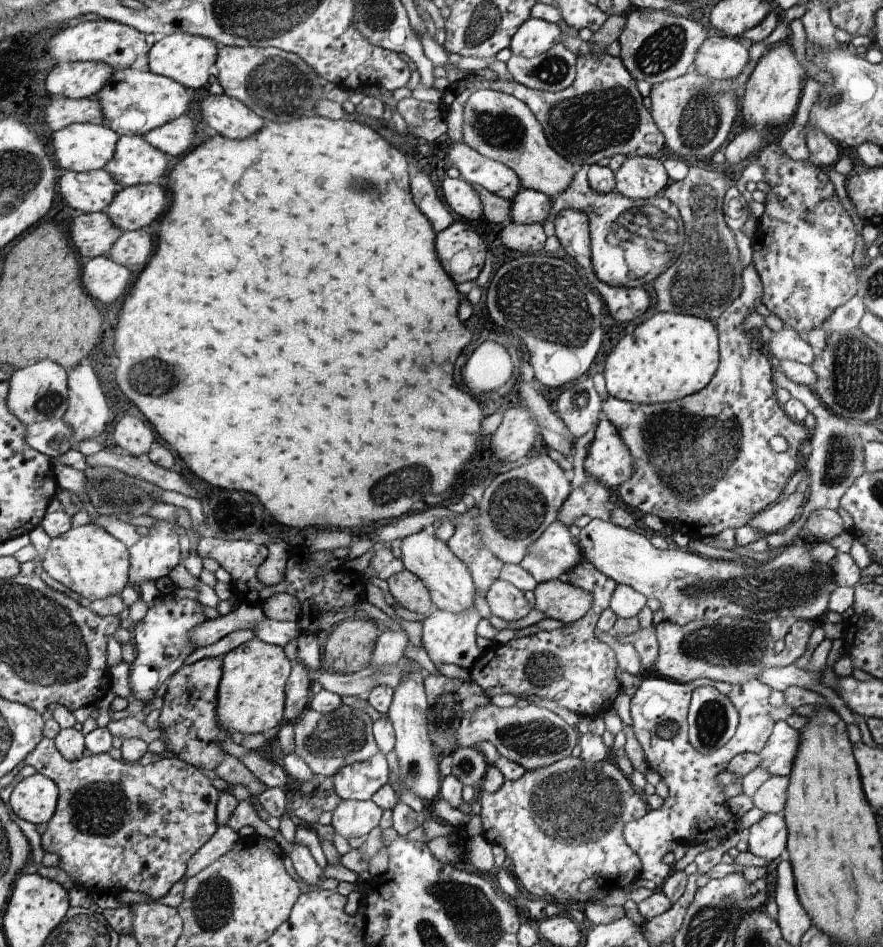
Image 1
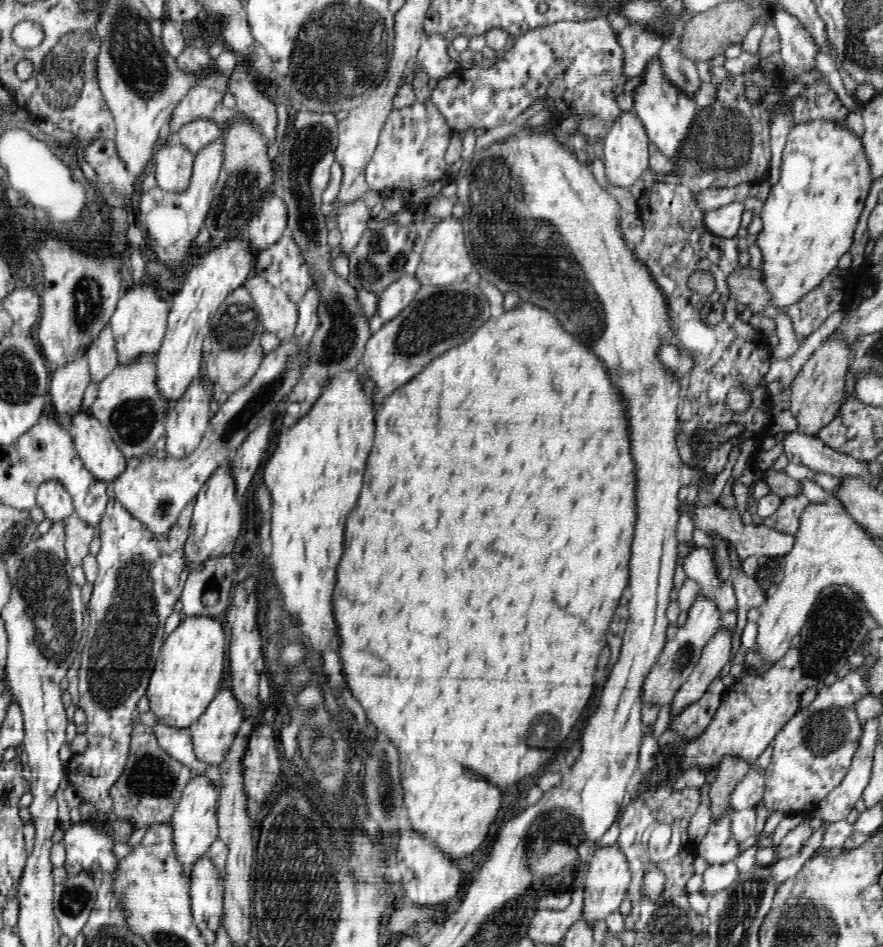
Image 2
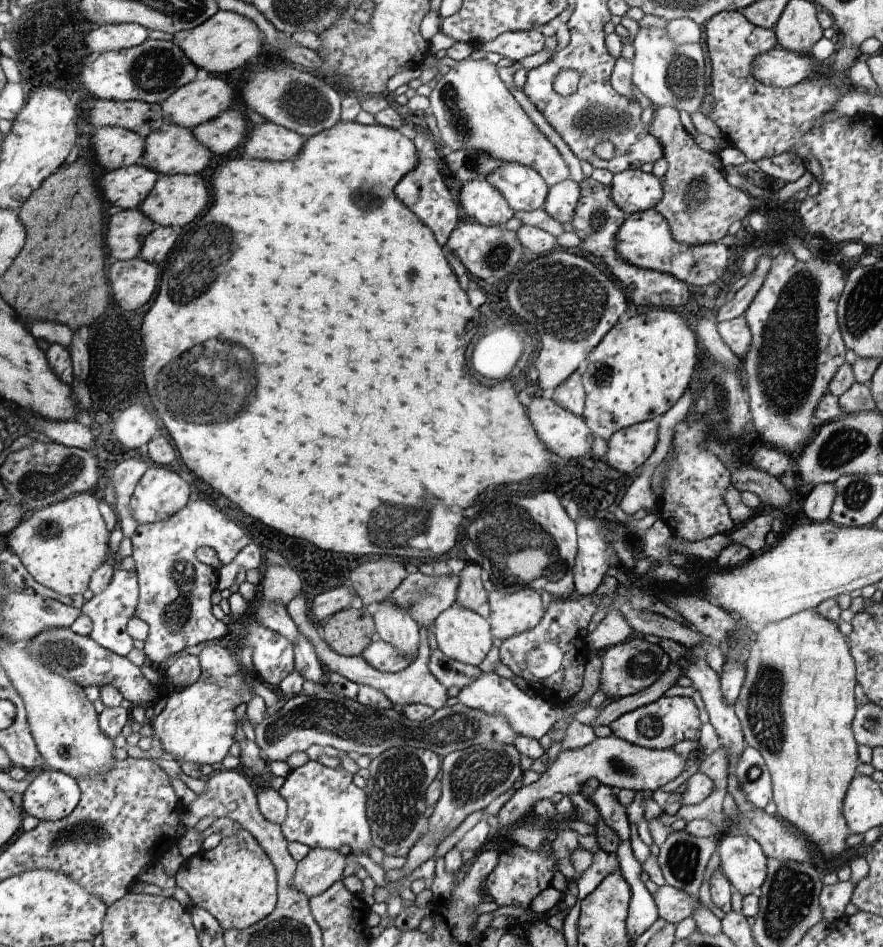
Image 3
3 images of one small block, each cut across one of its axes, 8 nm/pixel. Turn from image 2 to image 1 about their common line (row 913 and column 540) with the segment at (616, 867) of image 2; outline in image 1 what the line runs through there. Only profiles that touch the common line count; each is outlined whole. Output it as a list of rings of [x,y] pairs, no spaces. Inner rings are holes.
[[[559,578],[538,583],[534,598],[534,608],[538,608],[546,618],[560,620],[565,625],[580,621],[589,612],[594,600],[586,590]]]

